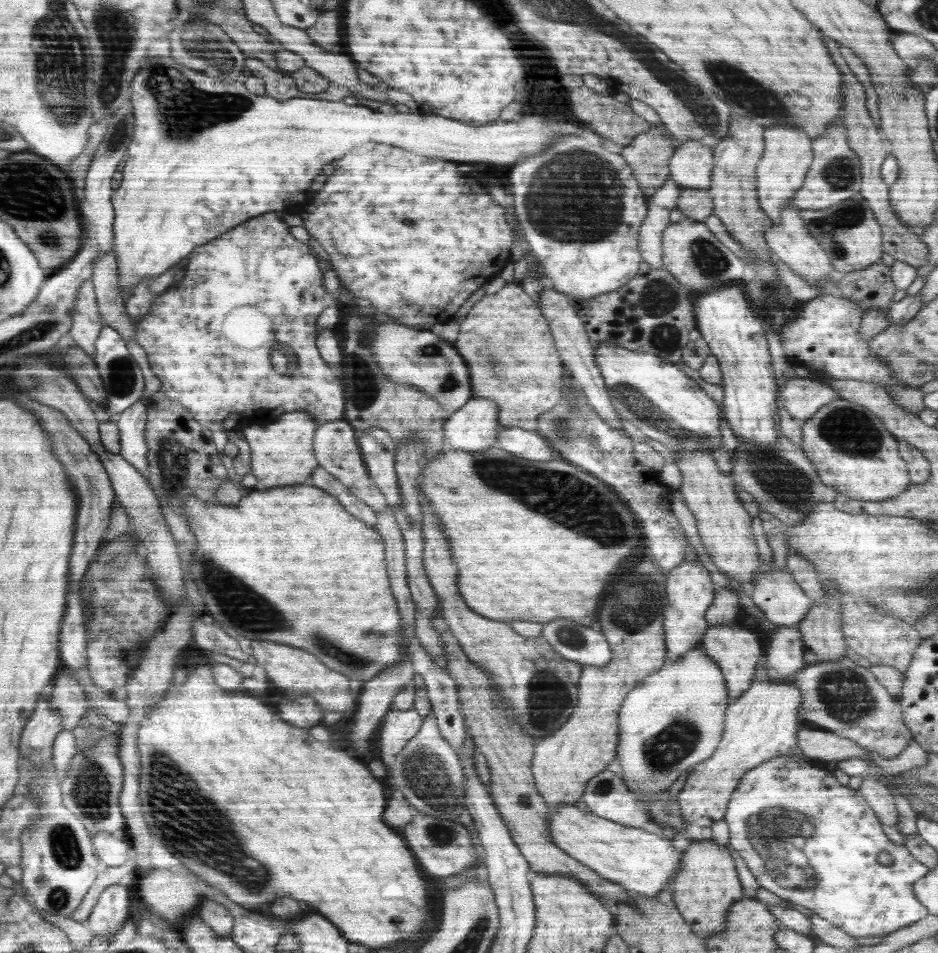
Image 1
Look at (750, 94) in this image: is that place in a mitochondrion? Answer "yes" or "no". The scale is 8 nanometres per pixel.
yes

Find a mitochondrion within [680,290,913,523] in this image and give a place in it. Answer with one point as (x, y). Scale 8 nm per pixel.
(777, 476)

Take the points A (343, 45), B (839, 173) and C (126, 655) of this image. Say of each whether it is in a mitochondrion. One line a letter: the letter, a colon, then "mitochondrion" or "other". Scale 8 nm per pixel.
A: other
B: mitochondrion
C: other

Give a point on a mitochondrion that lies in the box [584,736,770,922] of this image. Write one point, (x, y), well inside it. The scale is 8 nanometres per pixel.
(604, 787)

